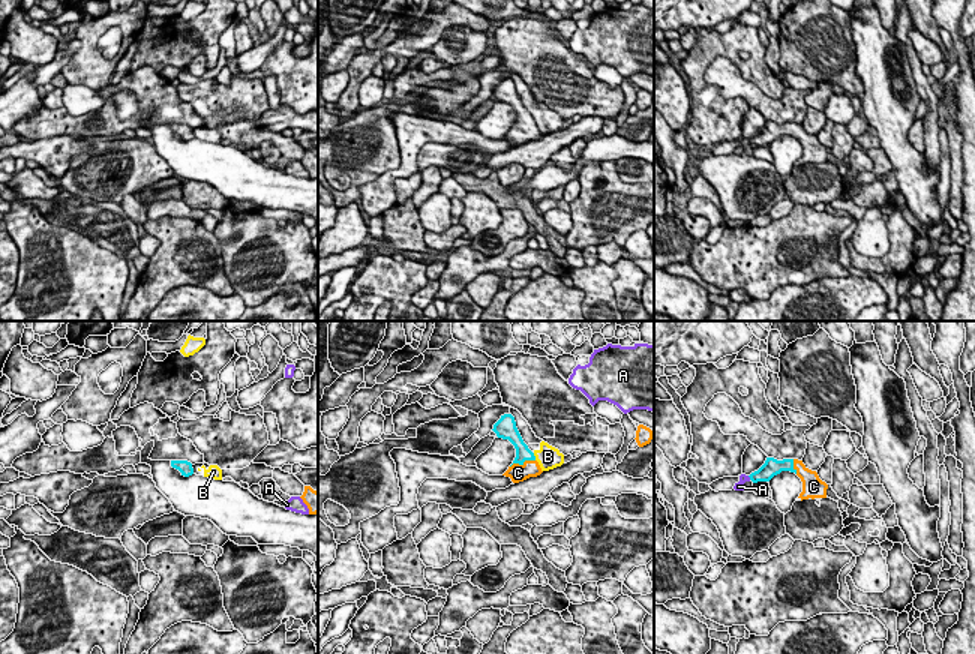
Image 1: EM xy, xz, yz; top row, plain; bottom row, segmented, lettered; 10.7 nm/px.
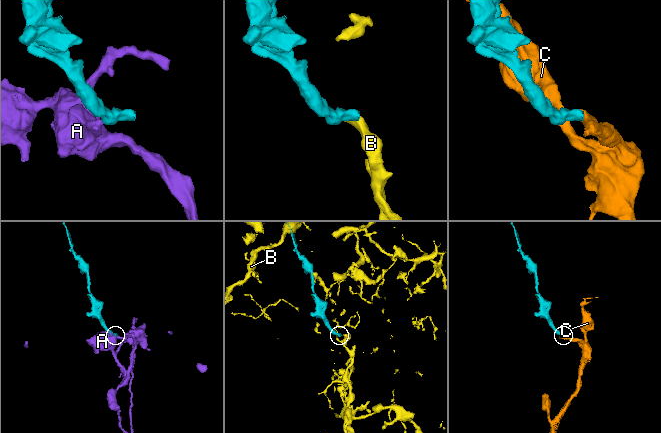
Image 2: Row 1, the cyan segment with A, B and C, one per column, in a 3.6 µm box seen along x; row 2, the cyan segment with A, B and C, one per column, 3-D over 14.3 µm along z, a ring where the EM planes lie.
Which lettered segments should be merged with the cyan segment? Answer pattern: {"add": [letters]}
{"add": ["C"]}

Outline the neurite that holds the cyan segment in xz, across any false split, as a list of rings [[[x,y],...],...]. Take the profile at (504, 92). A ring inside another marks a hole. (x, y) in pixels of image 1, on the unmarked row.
[[[512,78],[501,80],[492,94],[498,102],[508,104],[516,112],[513,129],[502,140],[510,141],[513,147],[519,147],[543,136],[534,117],[524,106]]]

